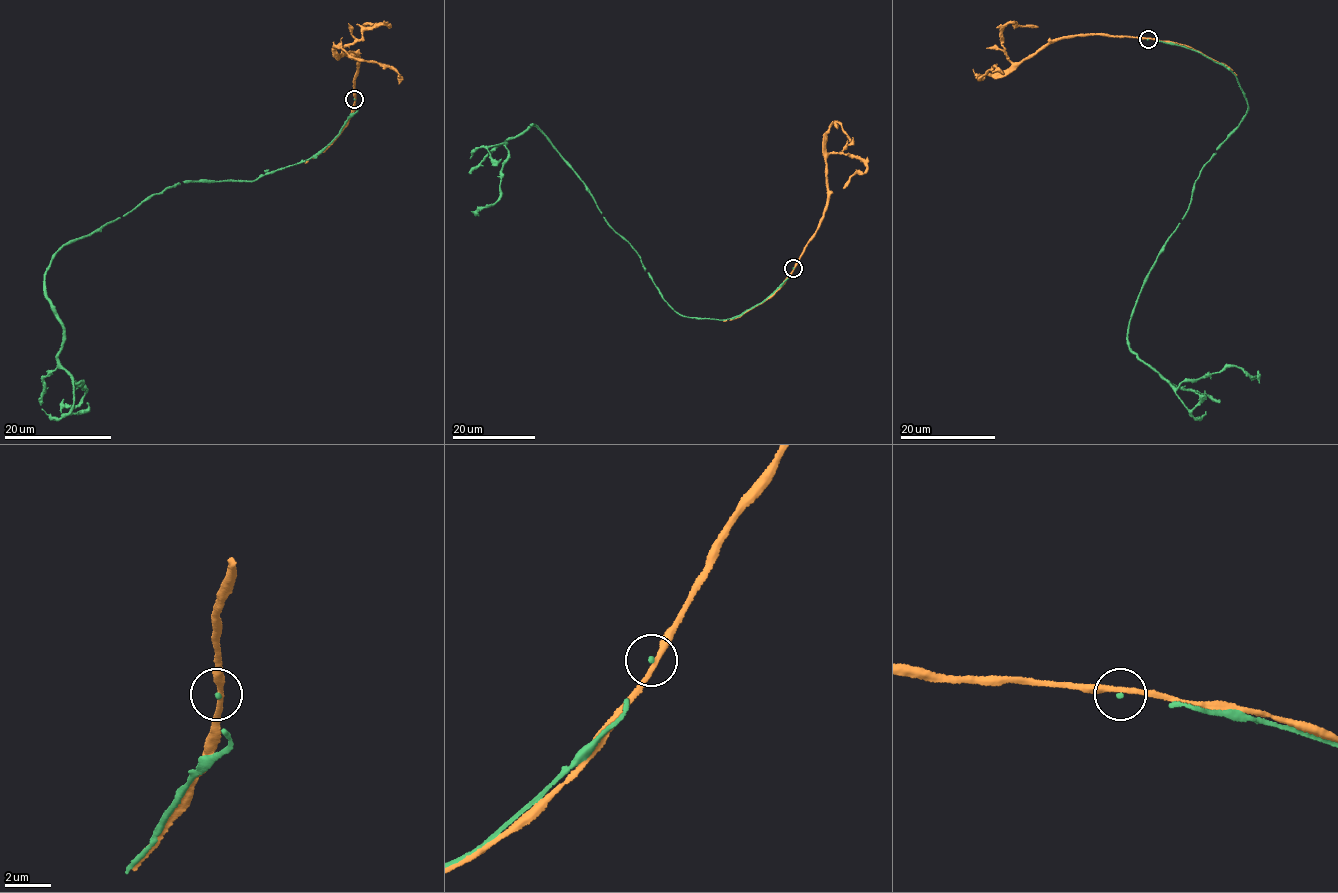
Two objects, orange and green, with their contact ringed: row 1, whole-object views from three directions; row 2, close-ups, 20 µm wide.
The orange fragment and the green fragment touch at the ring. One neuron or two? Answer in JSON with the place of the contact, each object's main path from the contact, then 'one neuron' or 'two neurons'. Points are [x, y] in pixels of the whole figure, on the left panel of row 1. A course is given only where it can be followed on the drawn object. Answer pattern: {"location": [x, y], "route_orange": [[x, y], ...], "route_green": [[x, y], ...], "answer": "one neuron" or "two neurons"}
{"location": [354, 99], "route_orange": [[354, 98], [357, 56], [351, 50], [339, 54], [334, 46], [356, 58], [387, 65], [398, 74], [398, 84]], "route_green": [[354, 98], [320, 152], [251, 181], [173, 185], [55, 253], [58, 358], [86, 390], [64, 399]], "answer": "two neurons"}

